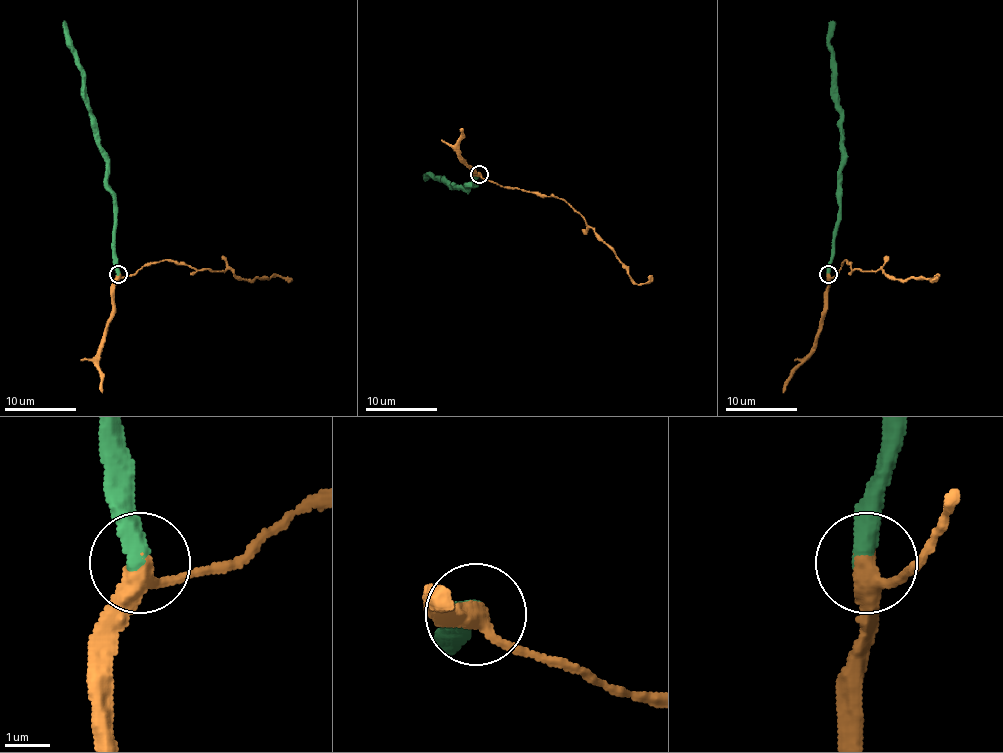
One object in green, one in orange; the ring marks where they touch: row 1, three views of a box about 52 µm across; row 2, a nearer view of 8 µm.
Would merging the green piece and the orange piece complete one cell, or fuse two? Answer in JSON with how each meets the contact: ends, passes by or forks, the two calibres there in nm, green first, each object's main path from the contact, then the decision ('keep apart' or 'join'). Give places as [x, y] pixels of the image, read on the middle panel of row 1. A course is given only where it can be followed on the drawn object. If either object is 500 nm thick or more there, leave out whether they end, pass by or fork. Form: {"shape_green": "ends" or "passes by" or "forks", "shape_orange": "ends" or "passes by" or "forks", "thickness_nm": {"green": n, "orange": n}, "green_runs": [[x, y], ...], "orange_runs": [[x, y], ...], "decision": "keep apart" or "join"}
{"shape_green": "ends", "shape_orange": "passes by", "thickness_nm": {"green": 480, "orange": 380}, "green_runs": [[478, 173], [473, 184], [468, 186], [444, 182], [432, 175], [425, 179]], "orange_runs": [[478, 173], [505, 188], [564, 198], [611, 249], [638, 284], [643, 284], [652, 276]], "decision": "join"}

